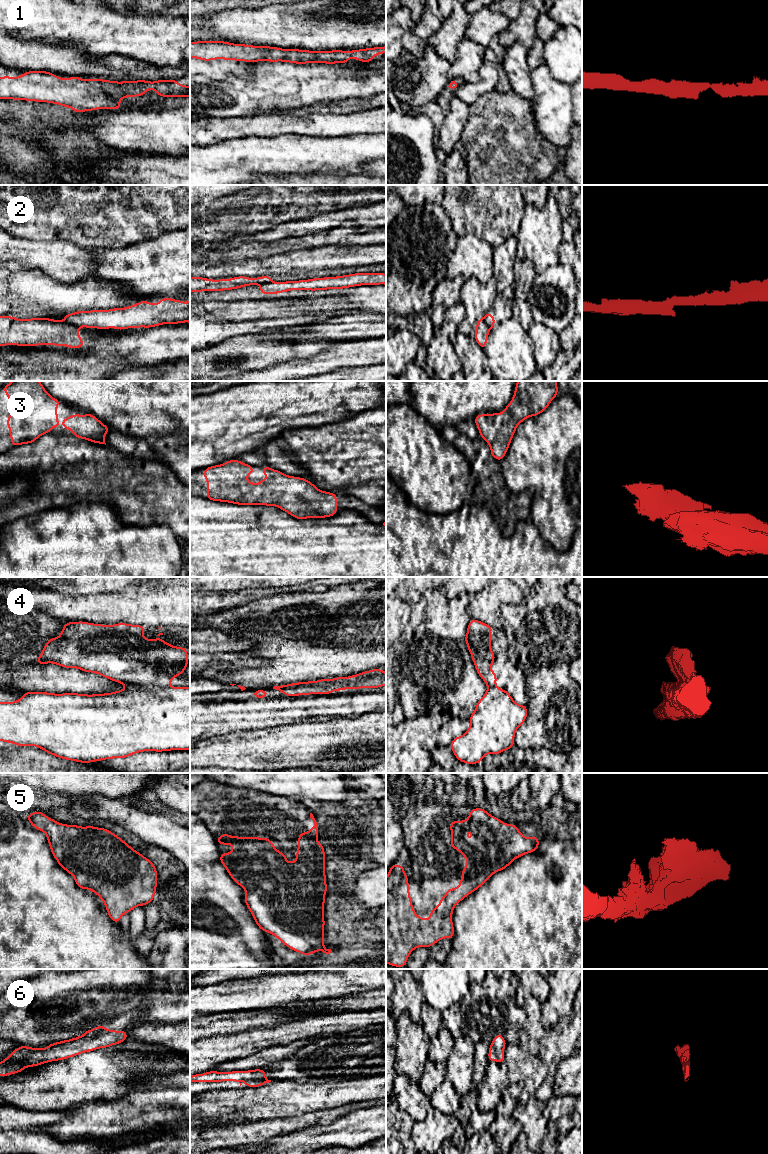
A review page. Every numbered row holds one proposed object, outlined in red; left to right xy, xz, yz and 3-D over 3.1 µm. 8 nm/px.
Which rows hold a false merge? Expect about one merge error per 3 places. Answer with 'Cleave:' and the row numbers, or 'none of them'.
Cleave: 2, 4

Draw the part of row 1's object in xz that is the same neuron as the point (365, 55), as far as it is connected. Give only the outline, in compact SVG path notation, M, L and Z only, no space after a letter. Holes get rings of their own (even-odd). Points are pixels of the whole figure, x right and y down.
M225 41L190 42L190 58L204 61L215 59L245 61L255 63L260 60L269 62L307 63L347 63L350 58L362 63L372 62L375 55L386 53L386 46L351 50L310 51L300 49L282 49L271 46L234 44Z

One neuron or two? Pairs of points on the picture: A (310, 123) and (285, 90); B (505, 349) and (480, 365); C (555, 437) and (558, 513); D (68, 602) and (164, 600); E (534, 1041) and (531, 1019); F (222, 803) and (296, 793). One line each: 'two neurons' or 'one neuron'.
A: two neurons
B: two neurons
C: one neuron
D: one neuron
E: one neuron
F: two neurons

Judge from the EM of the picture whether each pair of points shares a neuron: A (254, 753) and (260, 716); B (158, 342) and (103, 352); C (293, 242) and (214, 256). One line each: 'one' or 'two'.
A: two
B: one
C: one

